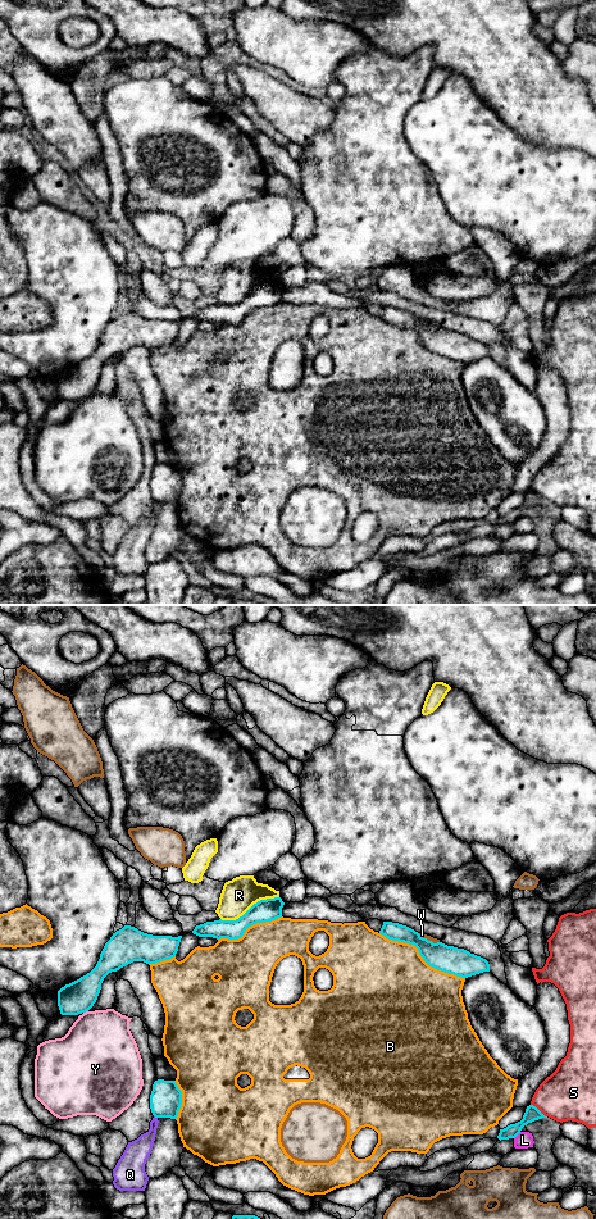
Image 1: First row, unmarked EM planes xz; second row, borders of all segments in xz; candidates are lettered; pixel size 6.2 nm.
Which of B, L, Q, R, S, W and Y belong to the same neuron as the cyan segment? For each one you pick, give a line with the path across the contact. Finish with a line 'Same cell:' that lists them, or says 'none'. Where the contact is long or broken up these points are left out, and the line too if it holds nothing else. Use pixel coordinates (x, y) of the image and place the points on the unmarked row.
Same cell: none

